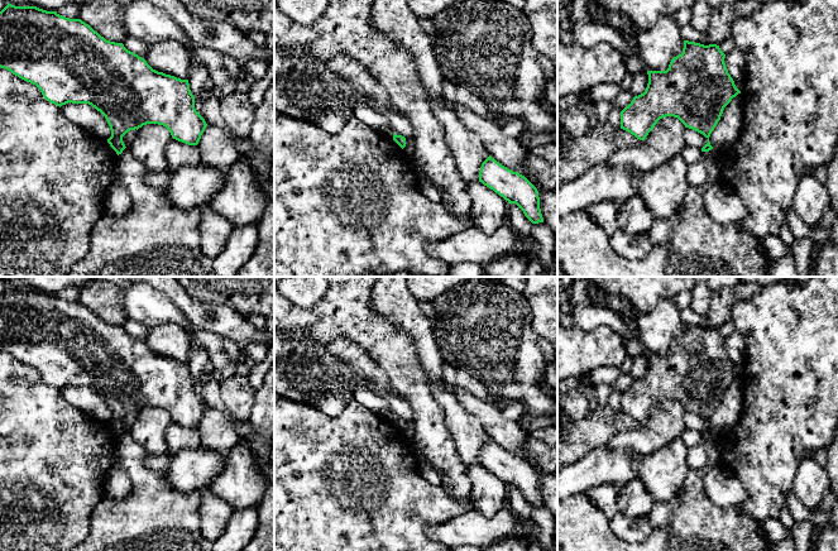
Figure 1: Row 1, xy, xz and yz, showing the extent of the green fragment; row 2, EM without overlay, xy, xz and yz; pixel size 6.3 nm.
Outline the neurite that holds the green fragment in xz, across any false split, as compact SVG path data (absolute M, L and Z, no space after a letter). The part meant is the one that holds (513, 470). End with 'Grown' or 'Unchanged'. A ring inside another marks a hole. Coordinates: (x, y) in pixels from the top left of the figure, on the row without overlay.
M490 439L482 446L479 465L516 487L532 506L543 506L537 471L522 457L502 449Z. Unchanged

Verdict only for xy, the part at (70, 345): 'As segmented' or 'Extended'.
As segmented

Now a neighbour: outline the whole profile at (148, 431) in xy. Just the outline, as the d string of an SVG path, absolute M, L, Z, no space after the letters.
M147 407L138 412L138 418L129 428L134 441L152 455L168 454L166 430L172 423L169 413L158 407Z

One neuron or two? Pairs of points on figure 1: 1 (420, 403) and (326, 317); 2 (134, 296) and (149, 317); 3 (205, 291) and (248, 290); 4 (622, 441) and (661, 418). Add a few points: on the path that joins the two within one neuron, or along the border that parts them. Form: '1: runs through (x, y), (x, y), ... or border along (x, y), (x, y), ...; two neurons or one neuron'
1: runs through (406, 375), (403, 369), (354, 320); one neuron
2: runs through (139, 301), (149, 312); one neuron
3: runs through (215, 290), (238, 290); one neuron
4: runs through (632, 440), (640, 440), (651, 429); one neuron

